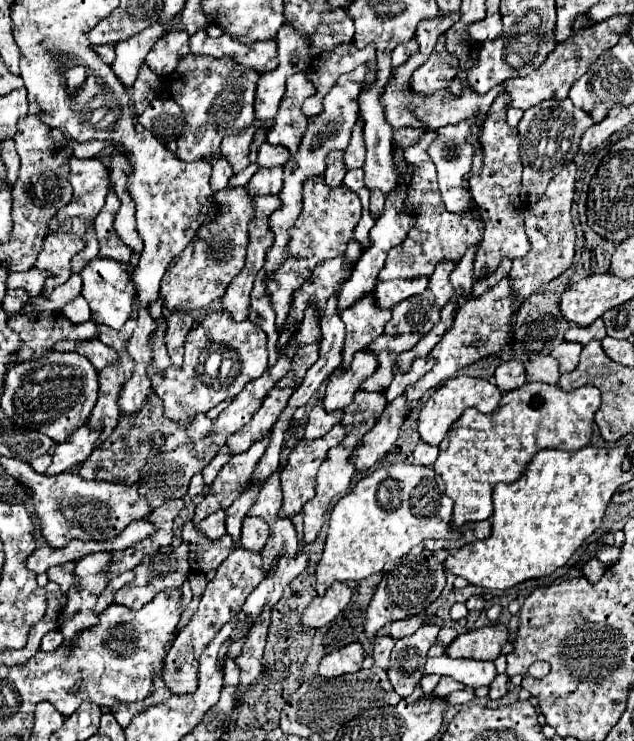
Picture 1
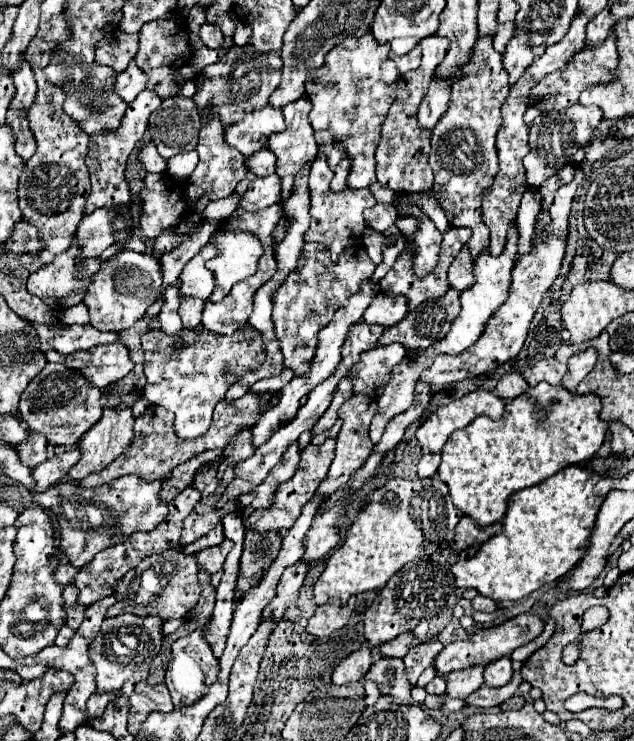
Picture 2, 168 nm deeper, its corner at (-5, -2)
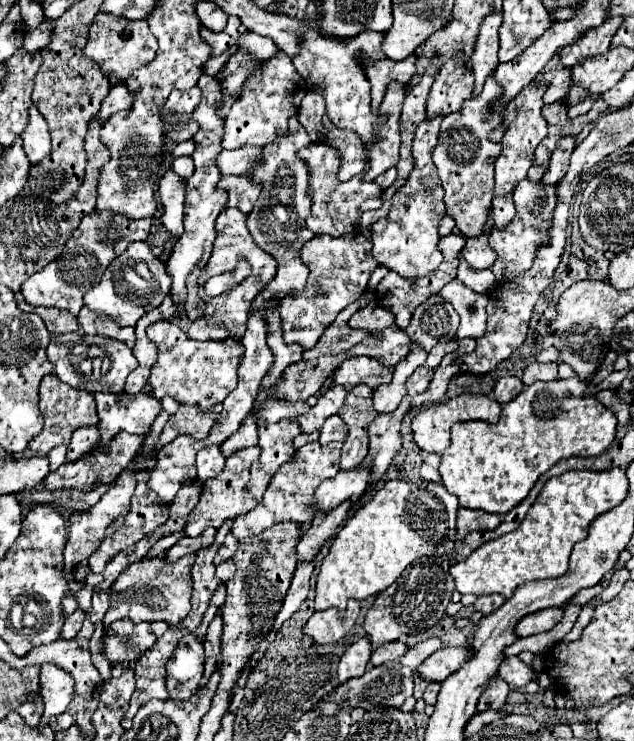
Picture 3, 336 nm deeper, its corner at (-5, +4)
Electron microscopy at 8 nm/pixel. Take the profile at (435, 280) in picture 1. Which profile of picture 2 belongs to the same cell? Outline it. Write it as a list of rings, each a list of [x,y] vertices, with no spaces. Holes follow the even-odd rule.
[[[462,248],[462,252],[454,258],[452,266],[448,268],[448,284],[450,284],[450,288],[454,288],[458,292],[464,292],[466,288],[470,288],[474,284],[472,260],[470,260],[468,248]]]

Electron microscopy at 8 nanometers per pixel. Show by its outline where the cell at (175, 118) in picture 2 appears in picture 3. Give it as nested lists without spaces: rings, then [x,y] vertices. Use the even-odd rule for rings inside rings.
[[[198,86],[190,90],[174,90],[170,94],[162,110],[162,122],[166,128],[166,138],[170,142],[190,140],[198,132],[196,120],[190,120],[198,102],[200,102]]]

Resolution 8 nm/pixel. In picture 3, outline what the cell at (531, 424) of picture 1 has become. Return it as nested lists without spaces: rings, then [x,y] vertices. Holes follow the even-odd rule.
[[[576,376],[568,380],[534,382],[532,386],[526,386],[512,402],[502,406],[498,424],[474,420],[452,426],[452,442],[444,450],[440,464],[442,484],[448,492],[458,496],[462,508],[506,514],[528,496],[540,474],[556,462],[570,456],[596,456],[608,450],[616,438],[616,424],[616,416],[594,396],[586,396],[586,384]]]

